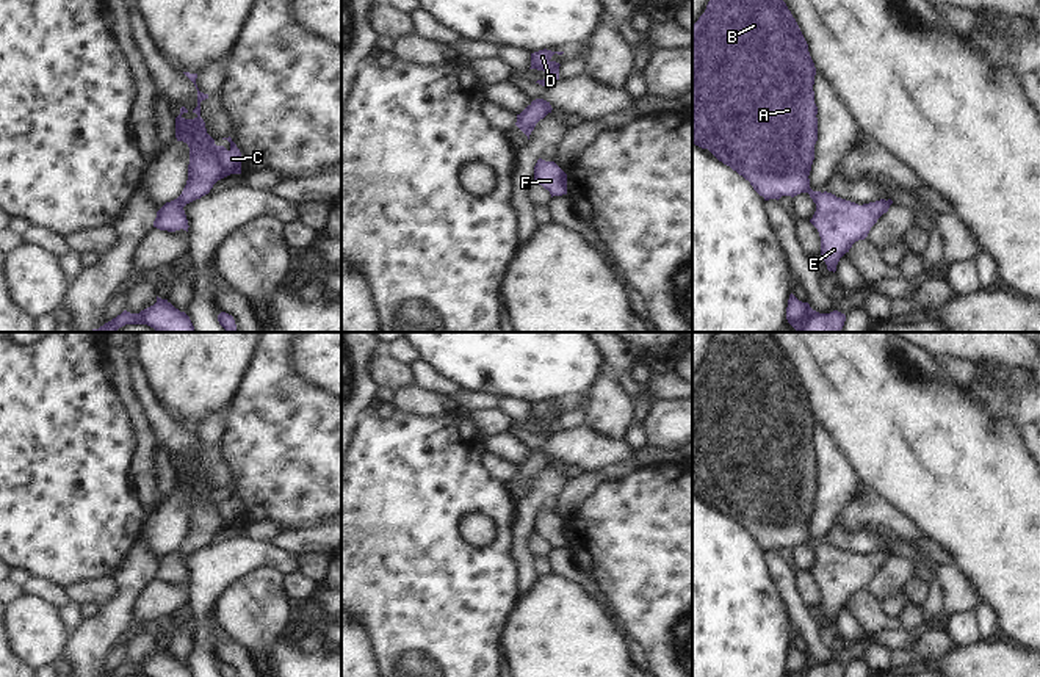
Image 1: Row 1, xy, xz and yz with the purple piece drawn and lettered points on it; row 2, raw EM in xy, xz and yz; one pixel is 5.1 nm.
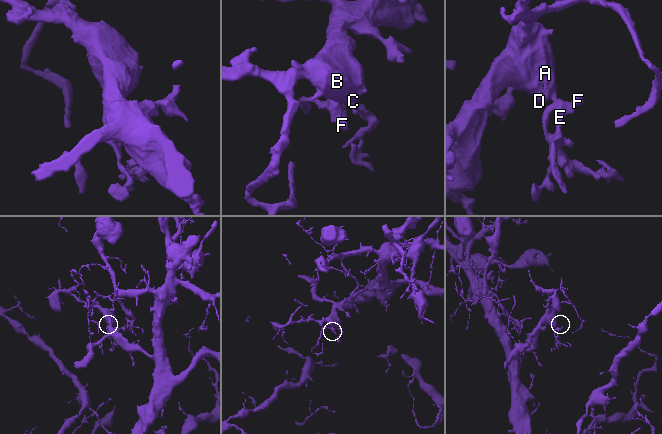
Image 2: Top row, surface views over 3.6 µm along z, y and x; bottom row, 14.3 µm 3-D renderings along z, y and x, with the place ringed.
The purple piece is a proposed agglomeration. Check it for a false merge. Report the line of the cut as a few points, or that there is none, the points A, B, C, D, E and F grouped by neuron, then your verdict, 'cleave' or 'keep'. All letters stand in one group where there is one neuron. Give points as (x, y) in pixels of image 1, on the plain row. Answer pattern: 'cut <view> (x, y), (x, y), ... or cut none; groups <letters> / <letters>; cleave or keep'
cut none; groups A B C D E F; keep

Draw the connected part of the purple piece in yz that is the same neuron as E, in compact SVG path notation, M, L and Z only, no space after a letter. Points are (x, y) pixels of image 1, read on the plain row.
M717 332L705 364L692 376L692 495L708 500L719 512L749 531L764 552L808 544L816 555L810 574L819 583L821 606L827 621L835 624L840 610L855 592L868 588L893 552L880 550L858 556L810 539L808 527L818 492L814 426L816 418L808 395L786 354L769 332Z

